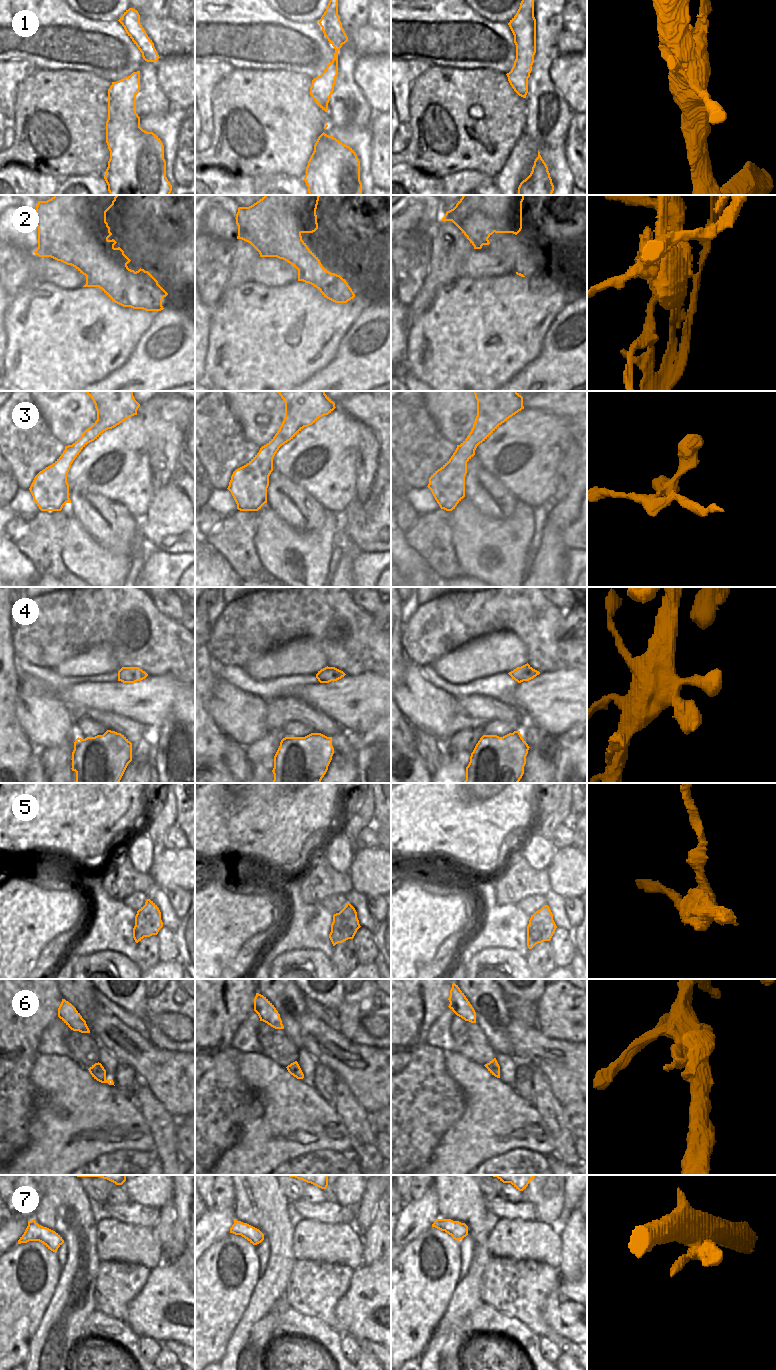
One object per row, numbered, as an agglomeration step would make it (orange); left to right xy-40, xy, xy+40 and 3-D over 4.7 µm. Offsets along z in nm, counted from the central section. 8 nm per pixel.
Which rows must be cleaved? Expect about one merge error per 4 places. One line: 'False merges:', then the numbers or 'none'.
False merges: 1, 2, 5

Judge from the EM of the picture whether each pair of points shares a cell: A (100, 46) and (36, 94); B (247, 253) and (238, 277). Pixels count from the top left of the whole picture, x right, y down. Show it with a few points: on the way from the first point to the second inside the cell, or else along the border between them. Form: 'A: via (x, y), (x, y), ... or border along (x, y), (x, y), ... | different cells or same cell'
A: border along (45, 69), (76, 69), (92, 73) | different cells
B: via (243, 259), (240, 271) | same cell

